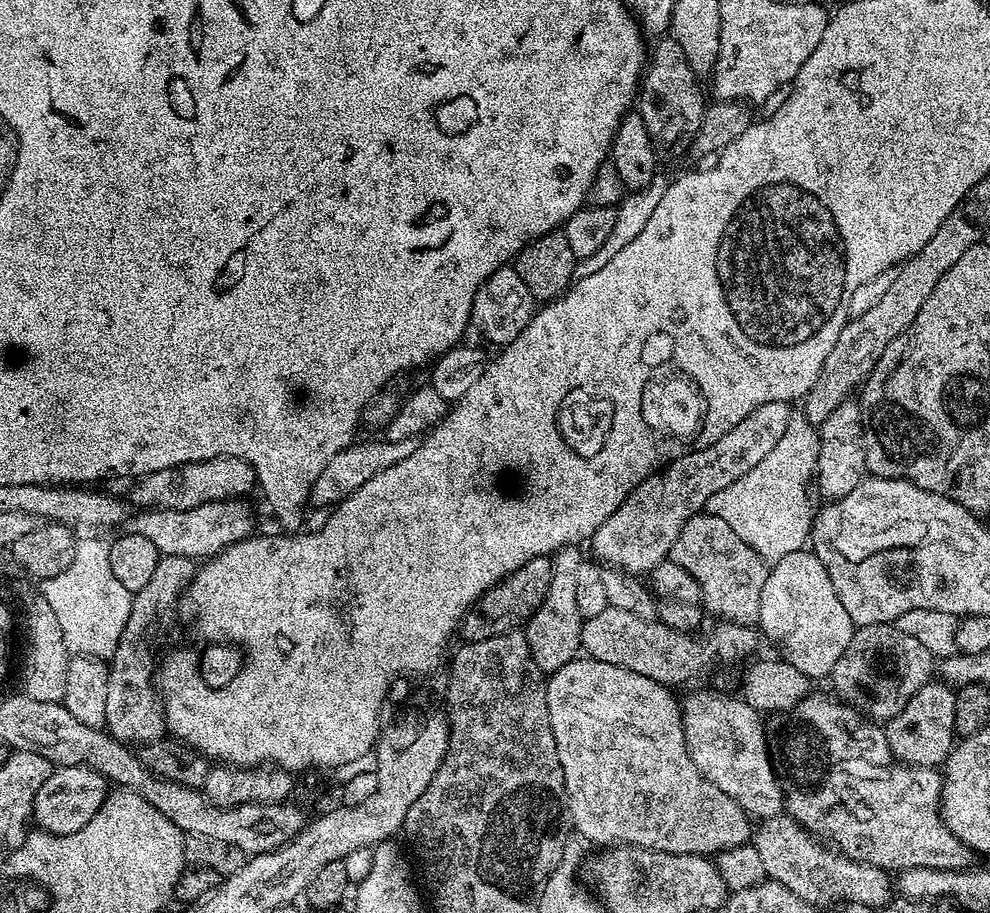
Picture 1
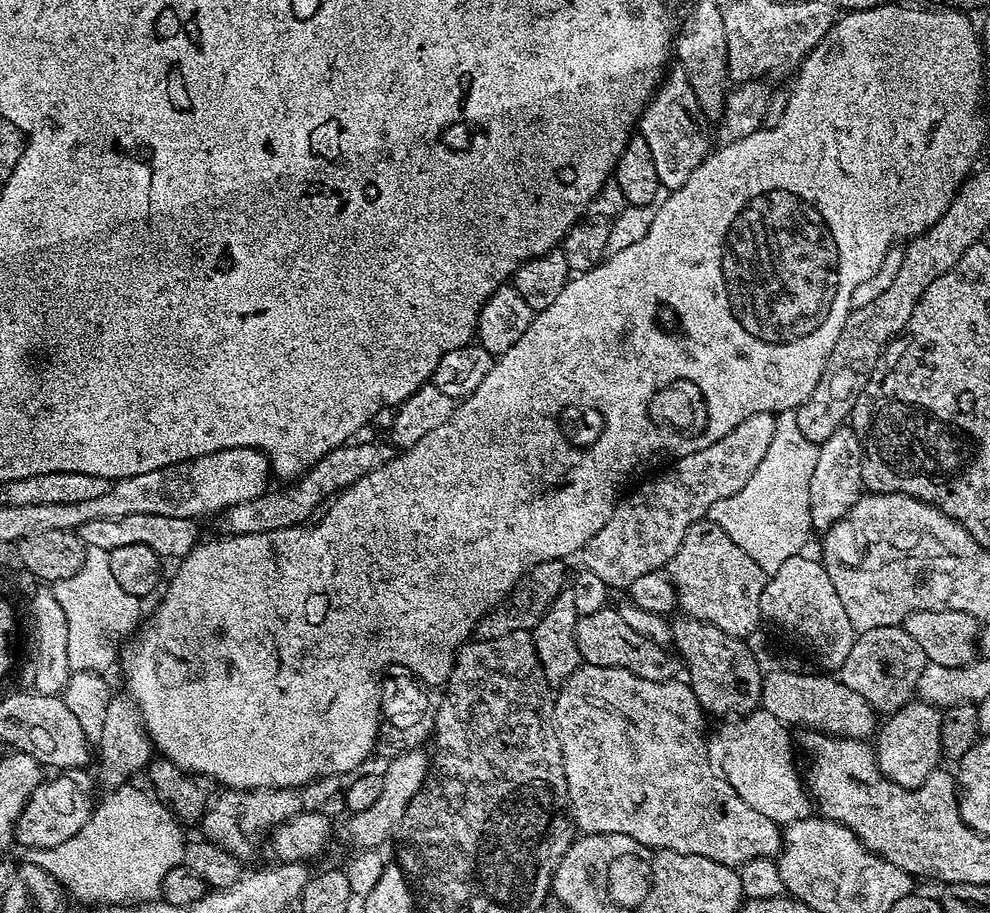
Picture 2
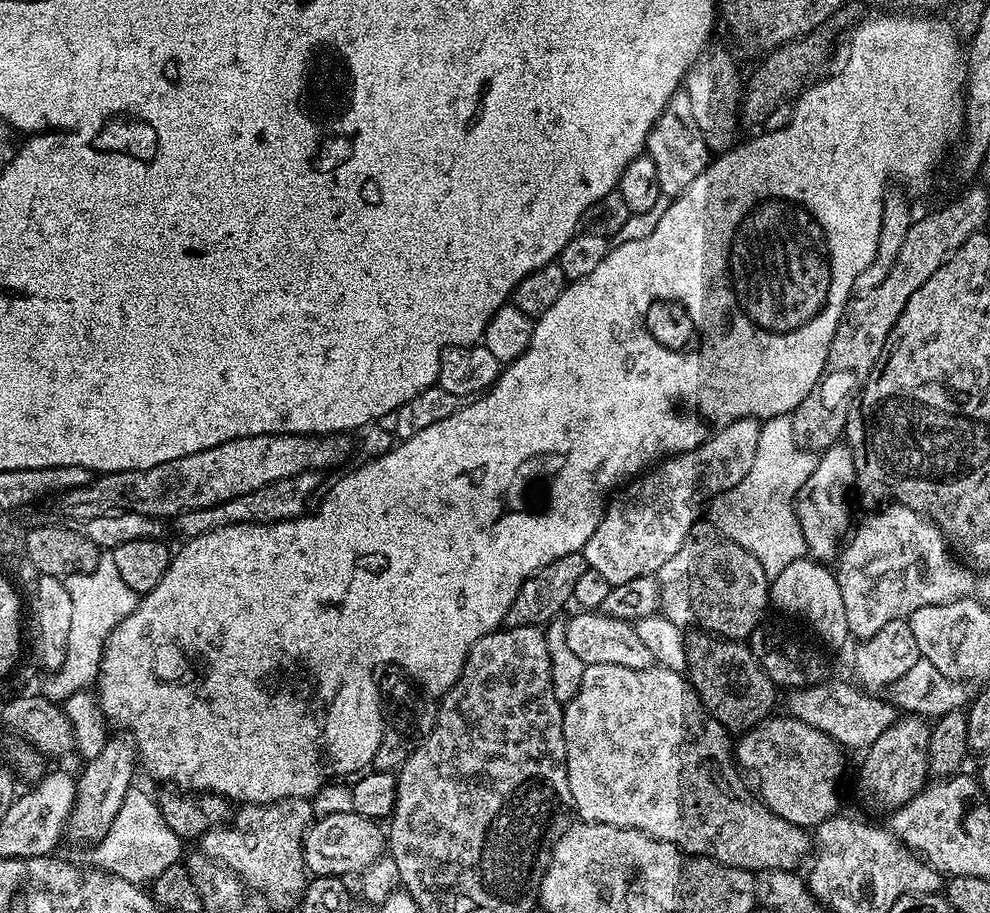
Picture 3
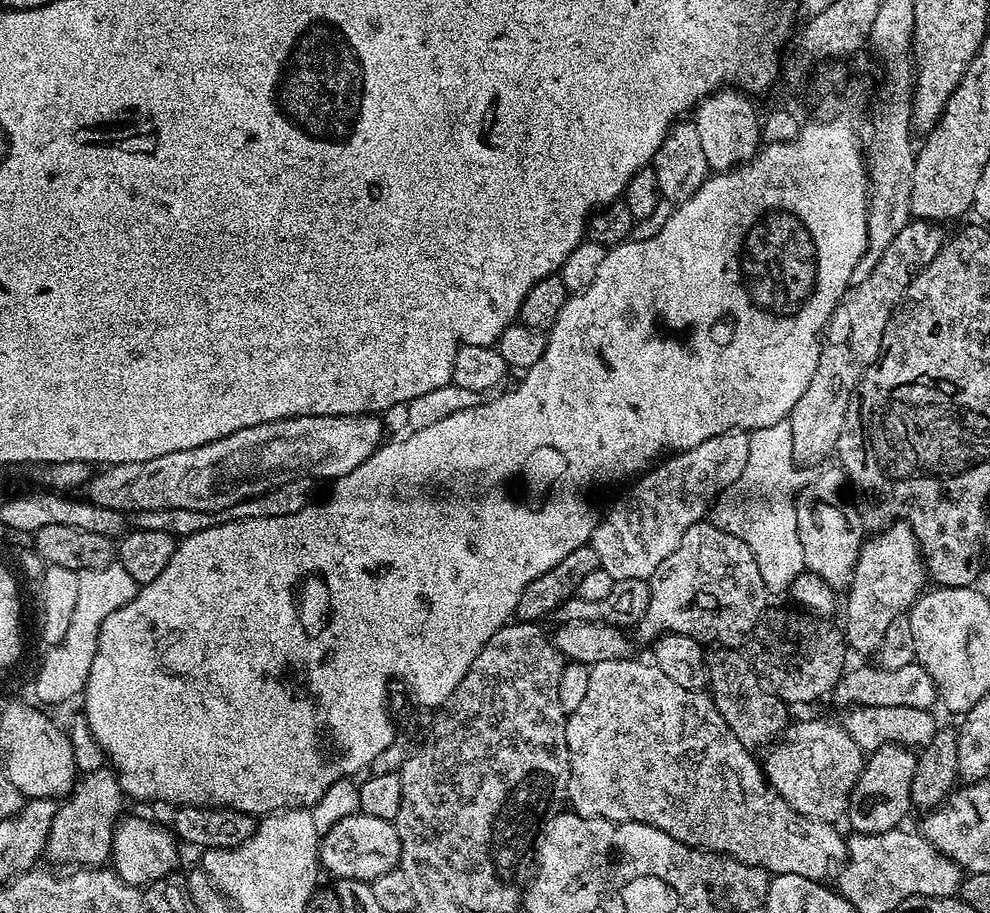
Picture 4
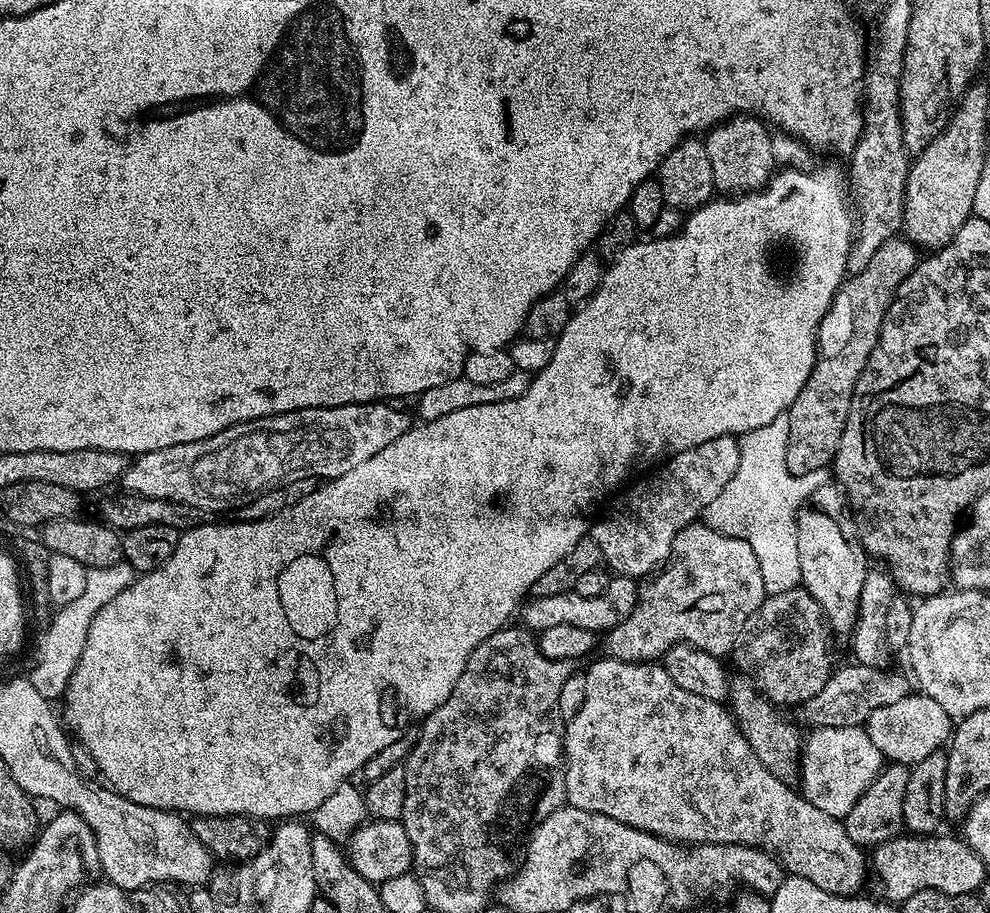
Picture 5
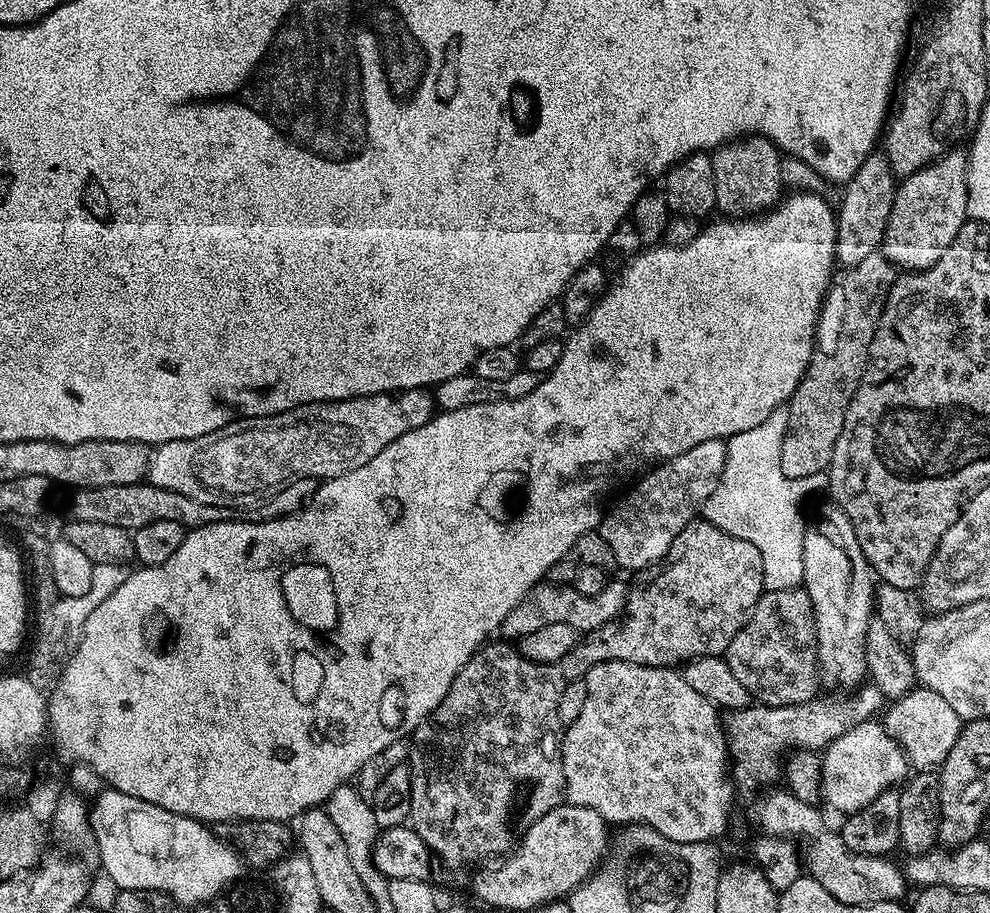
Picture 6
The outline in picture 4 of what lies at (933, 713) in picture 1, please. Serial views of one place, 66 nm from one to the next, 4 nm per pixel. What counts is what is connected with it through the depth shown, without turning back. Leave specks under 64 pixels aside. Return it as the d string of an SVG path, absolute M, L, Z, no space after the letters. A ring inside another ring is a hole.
M884 744L878 750L874 750L865 759L864 769L854 786L854 790L848 799L846 820L852 823L851 831L862 834L882 834L886 830L894 830L905 823L904 815L913 811L910 784L914 782L914 768L916 766L917 753L913 749L905 748L902 744Z

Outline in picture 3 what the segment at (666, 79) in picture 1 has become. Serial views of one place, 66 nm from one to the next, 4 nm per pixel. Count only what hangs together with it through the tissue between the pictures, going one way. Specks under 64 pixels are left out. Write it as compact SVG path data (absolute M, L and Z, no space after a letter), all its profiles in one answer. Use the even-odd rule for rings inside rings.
M687 91L673 93L666 110L654 122L648 135L646 155L654 158L654 166L658 170L658 186L661 197L675 198L680 196L706 170L710 163L710 153L706 140L702 138L702 130L698 130L698 122L694 122L691 113L690 98Z

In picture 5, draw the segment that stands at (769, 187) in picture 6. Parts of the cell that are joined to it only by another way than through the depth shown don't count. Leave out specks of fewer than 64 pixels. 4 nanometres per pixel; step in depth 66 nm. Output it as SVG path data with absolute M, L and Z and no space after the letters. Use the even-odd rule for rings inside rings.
M737 114L723 124L709 128L703 142L706 154L710 154L710 170L714 170L715 191L720 194L743 194L764 187L777 167L772 137L769 125L751 114Z

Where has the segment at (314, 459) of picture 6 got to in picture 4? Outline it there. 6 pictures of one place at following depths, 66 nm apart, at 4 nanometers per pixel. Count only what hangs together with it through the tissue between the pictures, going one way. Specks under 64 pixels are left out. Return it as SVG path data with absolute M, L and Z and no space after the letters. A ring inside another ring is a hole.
M369 414L367 416L295 416L285 420L262 422L258 426L246 426L246 430L238 430L234 434L230 434L226 438L218 438L206 446L194 446L194 450L178 450L174 454L162 454L162 458L150 458L150 462L142 462L141 464L130 462L129 464L107 465L103 470L97 471L92 479L88 481L86 496L87 499L98 506L106 506L110 510L118 510L125 514L145 512L146 510L162 510L163 508L185 508L186 510L220 514L223 513L223 508L235 509L242 501L248 500L252 496L263 496L265 492L269 492L272 488L277 488L278 485L284 484L288 480L317 478L316 476L321 476L322 479L328 480L327 482L332 482L339 477L350 474L350 470L362 466L362 462L366 462L366 458L370 458L370 454L374 454L385 439L384 424L380 420L383 419L376 414Z

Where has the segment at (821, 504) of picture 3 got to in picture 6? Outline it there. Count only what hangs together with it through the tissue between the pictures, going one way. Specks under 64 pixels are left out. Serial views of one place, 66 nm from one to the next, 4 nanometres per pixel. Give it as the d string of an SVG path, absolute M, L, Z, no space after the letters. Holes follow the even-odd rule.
M827 506L816 516L816 521L809 523L804 530L804 541L802 542L802 566L804 567L804 582L802 587L810 594L810 602L814 606L814 618L816 619L816 663L818 665L819 675L828 684L837 684L837 689L852 690L865 683L868 676L868 667L866 666L866 634L870 622L874 618L874 573L868 565L868 559L862 554L862 546L858 546L858 538L854 538L854 526L850 526L850 518L838 507Z

